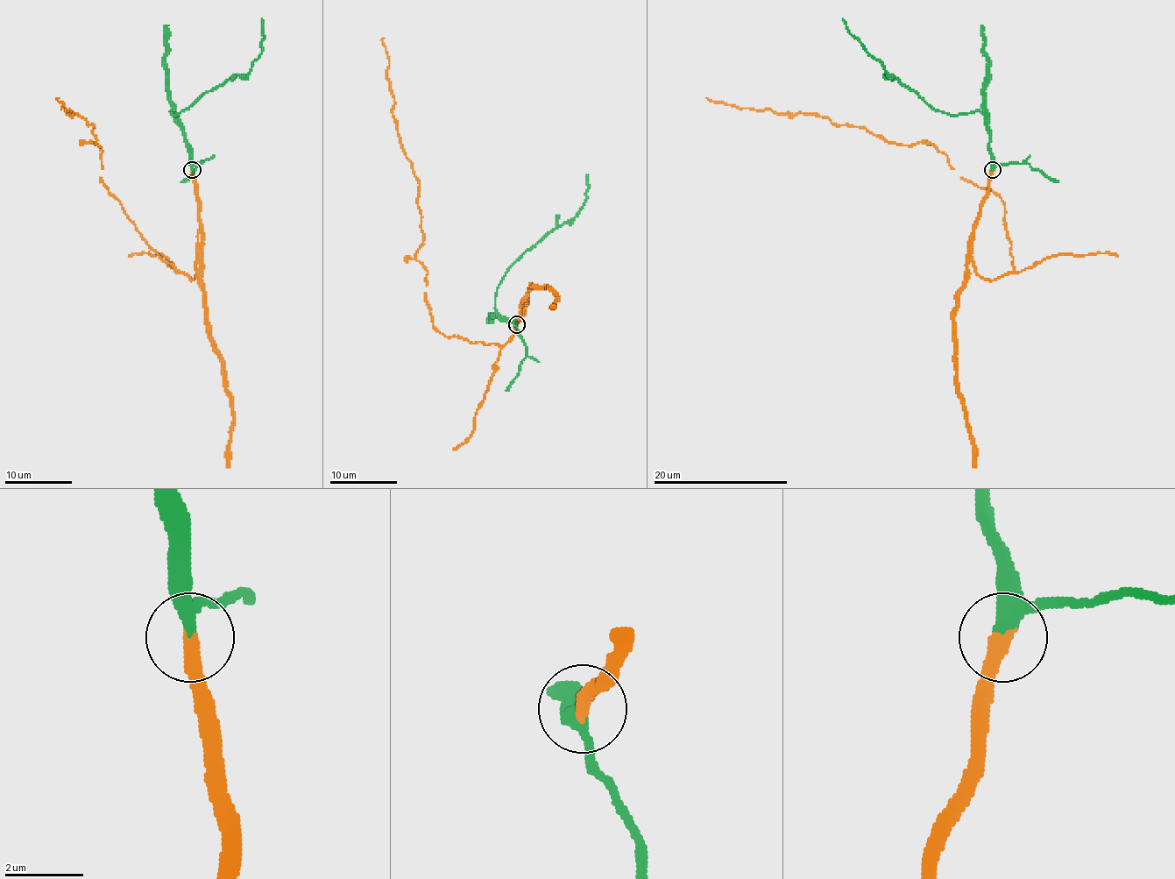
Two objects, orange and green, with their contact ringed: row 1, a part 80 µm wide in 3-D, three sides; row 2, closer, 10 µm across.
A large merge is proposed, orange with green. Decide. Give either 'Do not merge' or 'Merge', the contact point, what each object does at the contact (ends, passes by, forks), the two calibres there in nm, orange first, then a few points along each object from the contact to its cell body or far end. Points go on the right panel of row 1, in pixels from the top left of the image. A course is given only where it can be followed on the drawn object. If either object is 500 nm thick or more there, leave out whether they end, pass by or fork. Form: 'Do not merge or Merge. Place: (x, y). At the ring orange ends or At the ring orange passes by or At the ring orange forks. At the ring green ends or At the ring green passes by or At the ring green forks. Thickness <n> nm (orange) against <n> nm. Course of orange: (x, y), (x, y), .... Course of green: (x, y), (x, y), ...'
Merge. Place: (992, 170). At the ring orange ends. At the ring green passes by. Thickness 400 nm (orange) against 280 nm. Course of orange: (993, 170), (971, 254), (989, 280), (1013, 270), (1004, 202), (927, 142), (888, 143), (810, 113), (706, 97). Course of green: (993, 170), (987, 123), (979, 111), (956, 115), (937, 111), (891, 75), (847, 30), (843, 18)

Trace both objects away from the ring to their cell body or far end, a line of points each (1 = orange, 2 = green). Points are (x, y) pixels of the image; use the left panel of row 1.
1: (193, 170), (193, 280), (108, 190), (95, 126), (60, 97)
2: (193, 170), (182, 123), (171, 111), (184, 111), (231, 77), (244, 75), (261, 53), (261, 18)

